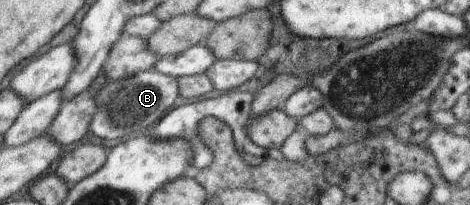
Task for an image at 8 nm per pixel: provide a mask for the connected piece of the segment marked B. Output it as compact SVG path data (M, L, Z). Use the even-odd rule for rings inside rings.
M152 68L123 80L107 81L97 95L97 114L91 121L93 133L103 139L120 139L146 134L146 128L162 119L179 95L177 78Z

